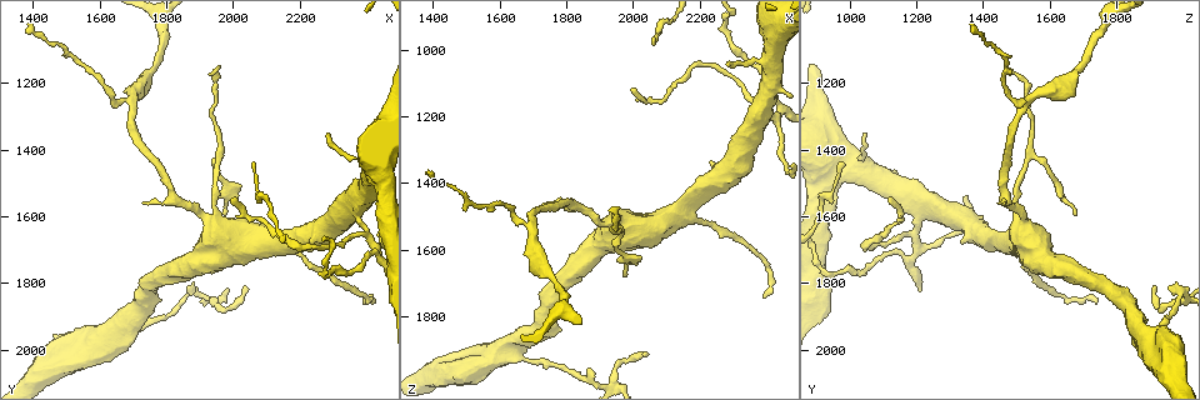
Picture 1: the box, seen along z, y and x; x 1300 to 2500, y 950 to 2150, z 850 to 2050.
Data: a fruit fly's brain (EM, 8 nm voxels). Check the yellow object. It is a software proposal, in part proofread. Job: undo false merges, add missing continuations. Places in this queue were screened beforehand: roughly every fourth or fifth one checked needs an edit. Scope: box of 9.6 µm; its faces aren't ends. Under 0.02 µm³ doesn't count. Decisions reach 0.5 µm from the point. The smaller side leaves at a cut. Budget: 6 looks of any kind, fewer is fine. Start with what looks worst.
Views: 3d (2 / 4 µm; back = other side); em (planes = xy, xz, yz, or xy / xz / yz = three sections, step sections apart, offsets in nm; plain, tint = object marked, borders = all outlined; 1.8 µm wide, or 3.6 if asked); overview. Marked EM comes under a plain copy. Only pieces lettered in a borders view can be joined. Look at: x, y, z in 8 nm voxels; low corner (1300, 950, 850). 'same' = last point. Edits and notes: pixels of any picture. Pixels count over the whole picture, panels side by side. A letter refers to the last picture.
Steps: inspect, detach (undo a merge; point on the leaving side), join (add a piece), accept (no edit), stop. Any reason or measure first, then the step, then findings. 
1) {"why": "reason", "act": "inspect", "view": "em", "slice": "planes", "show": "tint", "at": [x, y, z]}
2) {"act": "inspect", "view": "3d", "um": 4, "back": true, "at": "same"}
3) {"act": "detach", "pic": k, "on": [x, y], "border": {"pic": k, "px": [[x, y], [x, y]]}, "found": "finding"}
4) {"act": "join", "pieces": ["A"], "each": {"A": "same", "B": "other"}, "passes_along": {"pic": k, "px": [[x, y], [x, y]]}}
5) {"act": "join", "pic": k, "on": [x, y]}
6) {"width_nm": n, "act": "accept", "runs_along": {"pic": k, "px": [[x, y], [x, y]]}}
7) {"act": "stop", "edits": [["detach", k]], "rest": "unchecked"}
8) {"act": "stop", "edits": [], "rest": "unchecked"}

{"why": "abrupt turn", "act": "inspect", "view": "em", "slice": "xy", "step": 8, "show": "borders", "at": [2410, 1660, 1180]}

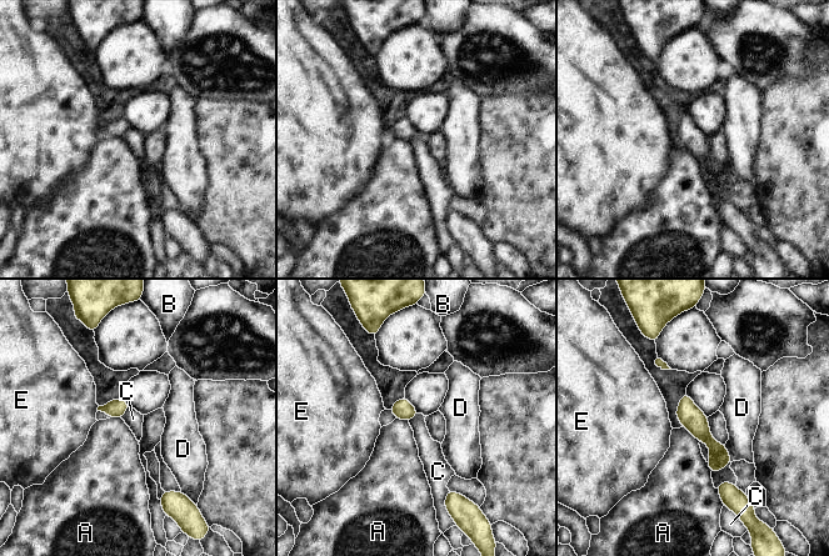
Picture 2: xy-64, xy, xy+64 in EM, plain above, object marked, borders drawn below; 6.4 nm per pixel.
{"act": "accept", "each": {"A": "other", "B": "other", "C": "other", "D": "other", "E": "other"}, "found": "one neuron here"}

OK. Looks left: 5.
{"why": "tapers out", "act": "inspect", "view": "3d", "um": 4, "at": [1970, 1590, 1670]}

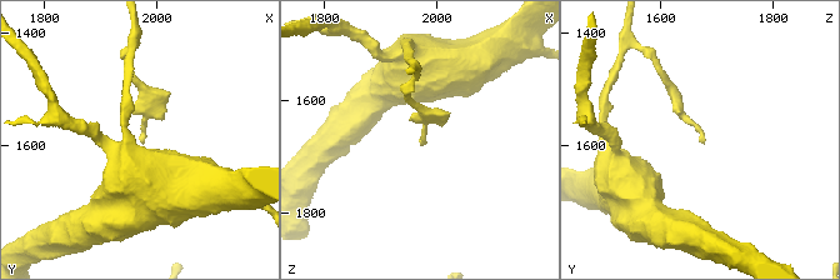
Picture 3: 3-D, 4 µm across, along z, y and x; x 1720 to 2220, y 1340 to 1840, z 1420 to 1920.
{"why": "need the tissue", "act": "inspect", "view": "em", "slice": "planes", "show": "borders", "at": [1975, 1600, 1680]}

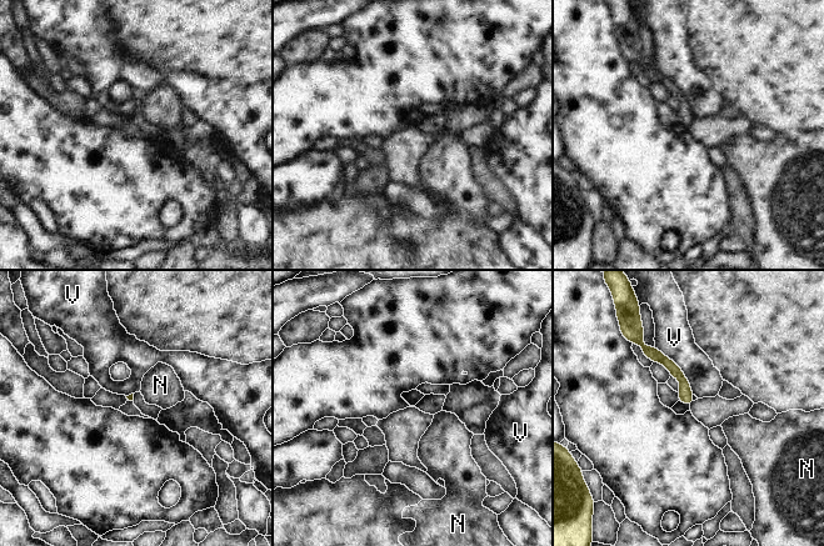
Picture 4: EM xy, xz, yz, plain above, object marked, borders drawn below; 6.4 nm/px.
{"act": "accept", "each": {"N": "other", "V": "other"}, "found": "no lettered piece goes on from it"}

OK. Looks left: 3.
{"act": "inspect", "view": "3d", "um": 4, "back": true, "at": [1710, 1250, 1530]}

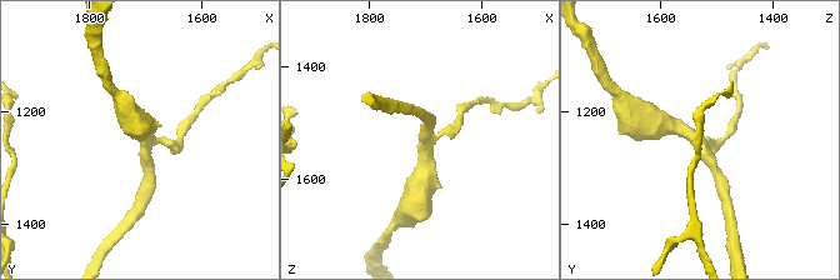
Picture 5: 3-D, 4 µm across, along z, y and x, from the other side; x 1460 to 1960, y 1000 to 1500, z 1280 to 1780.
{"arms": 3, "why": "now the EM", "act": "inspect", "view": "em", "slice": "planes", "show": "borders", "at": [1700, 1255, 1530]}

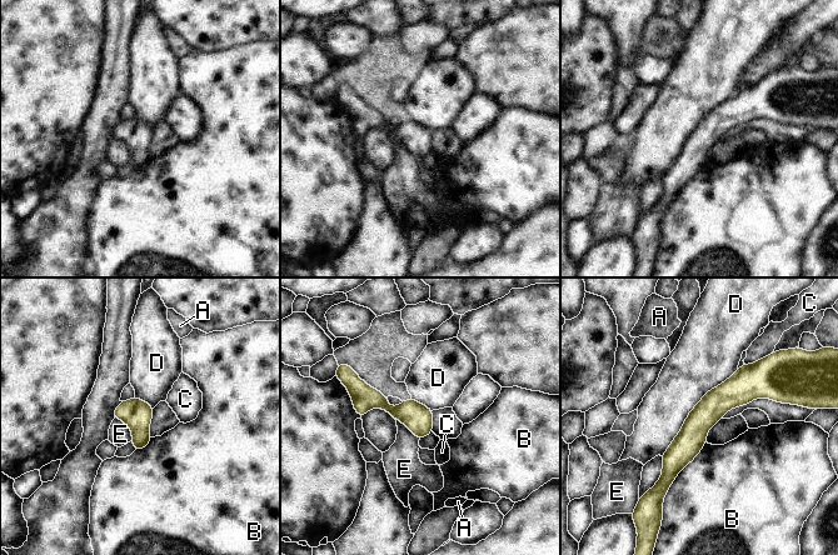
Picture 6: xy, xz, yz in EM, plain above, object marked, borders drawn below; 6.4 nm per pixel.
{"act": "accept", "each": {"A": "other", "B": "other", "C": "other", "D": "other", "E": "other"}, "found": "continuous, no second neuron"}

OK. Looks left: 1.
{"act": "stop", "edits": [], "rest": "unchecked"}

